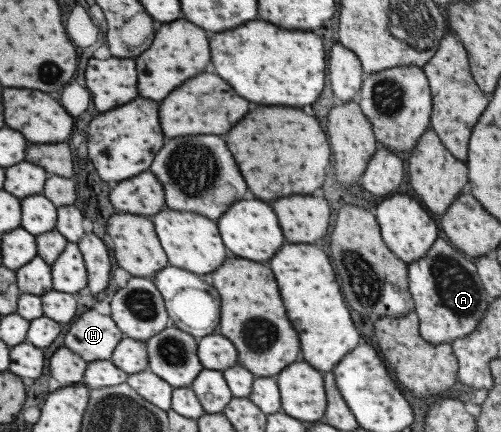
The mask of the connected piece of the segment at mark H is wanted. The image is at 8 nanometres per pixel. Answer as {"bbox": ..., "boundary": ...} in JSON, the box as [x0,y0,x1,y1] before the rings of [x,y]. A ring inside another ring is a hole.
{"bbox":[62,310,122,363],"boundary":[[[87,310],[72,322],[62,344],[89,363],[93,360],[109,360],[122,336],[110,315]]]}

